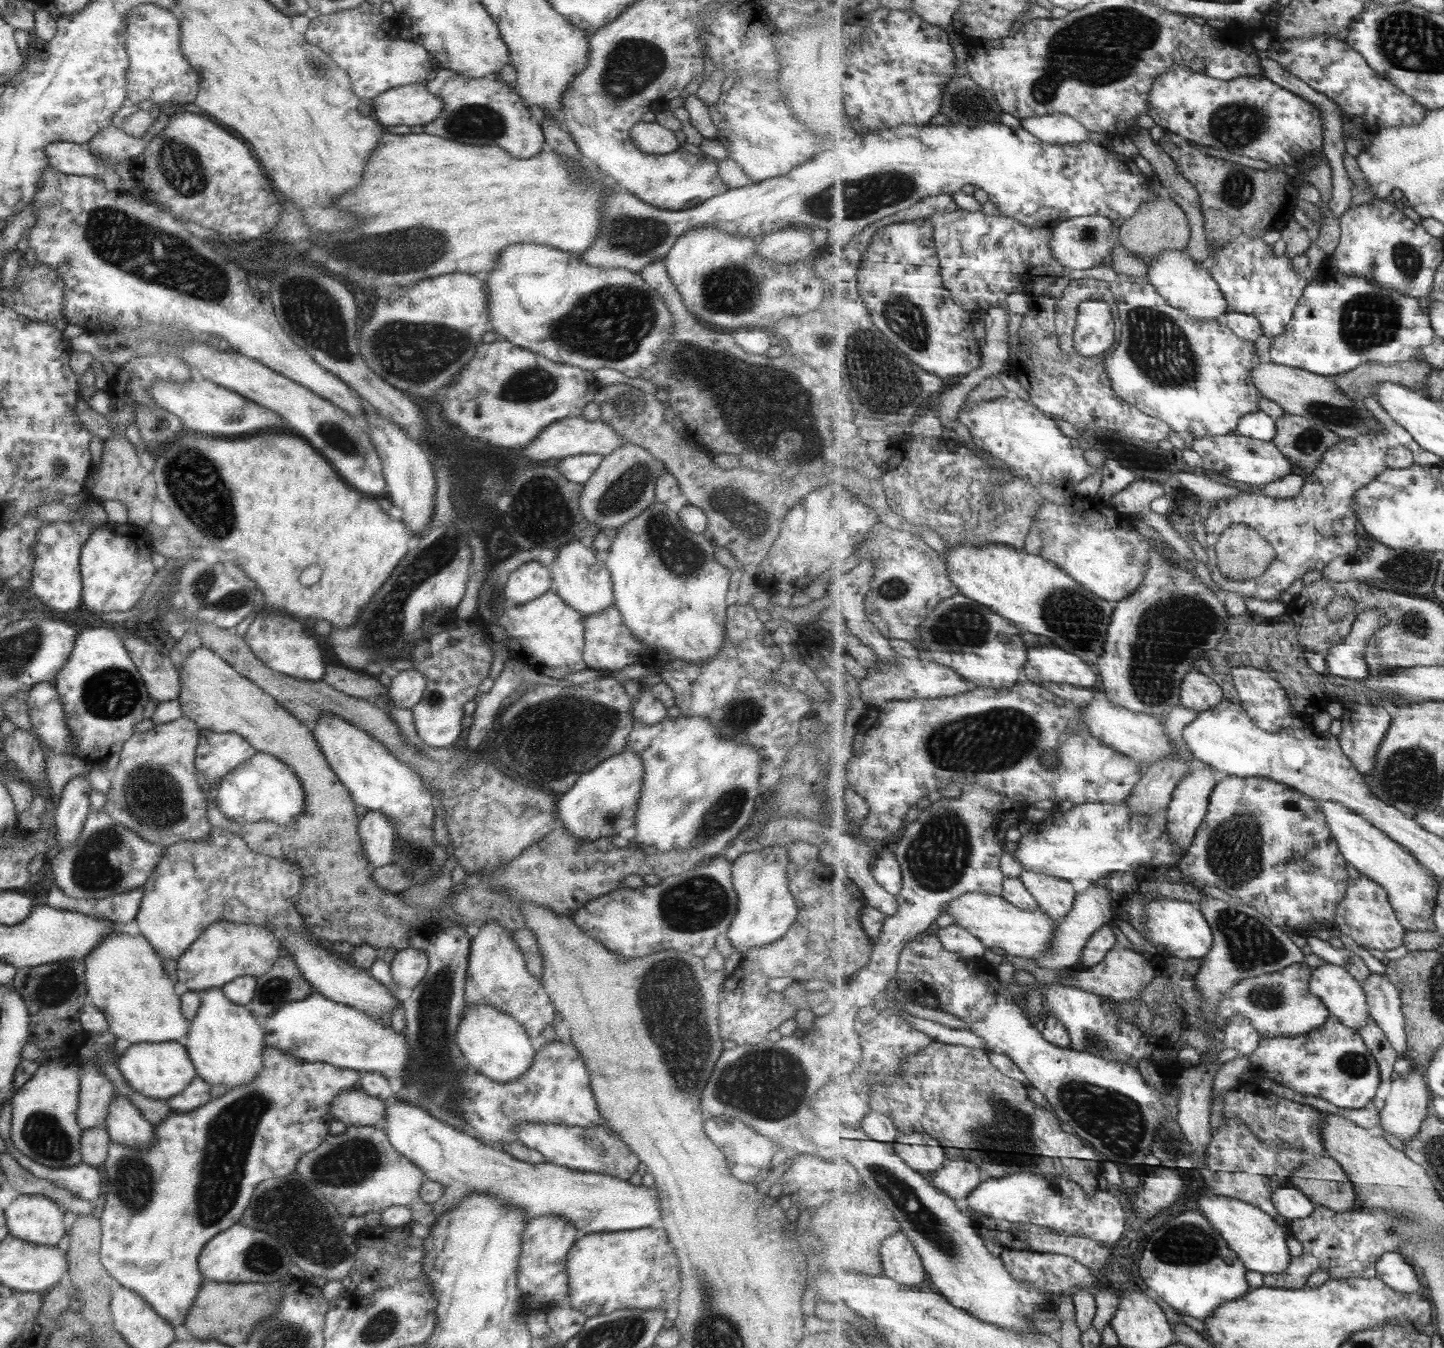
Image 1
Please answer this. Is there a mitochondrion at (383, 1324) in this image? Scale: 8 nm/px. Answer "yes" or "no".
yes

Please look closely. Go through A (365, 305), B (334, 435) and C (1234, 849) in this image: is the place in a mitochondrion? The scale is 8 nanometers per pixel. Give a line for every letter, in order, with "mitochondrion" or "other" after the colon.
A: mitochondrion
B: mitochondrion
C: mitochondrion

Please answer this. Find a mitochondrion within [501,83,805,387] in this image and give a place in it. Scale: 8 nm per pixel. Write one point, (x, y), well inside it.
(611, 323)

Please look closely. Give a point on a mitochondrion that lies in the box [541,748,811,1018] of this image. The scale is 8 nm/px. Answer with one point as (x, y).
(696, 904)

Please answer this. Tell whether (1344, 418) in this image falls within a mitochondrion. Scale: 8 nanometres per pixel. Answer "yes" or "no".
yes

